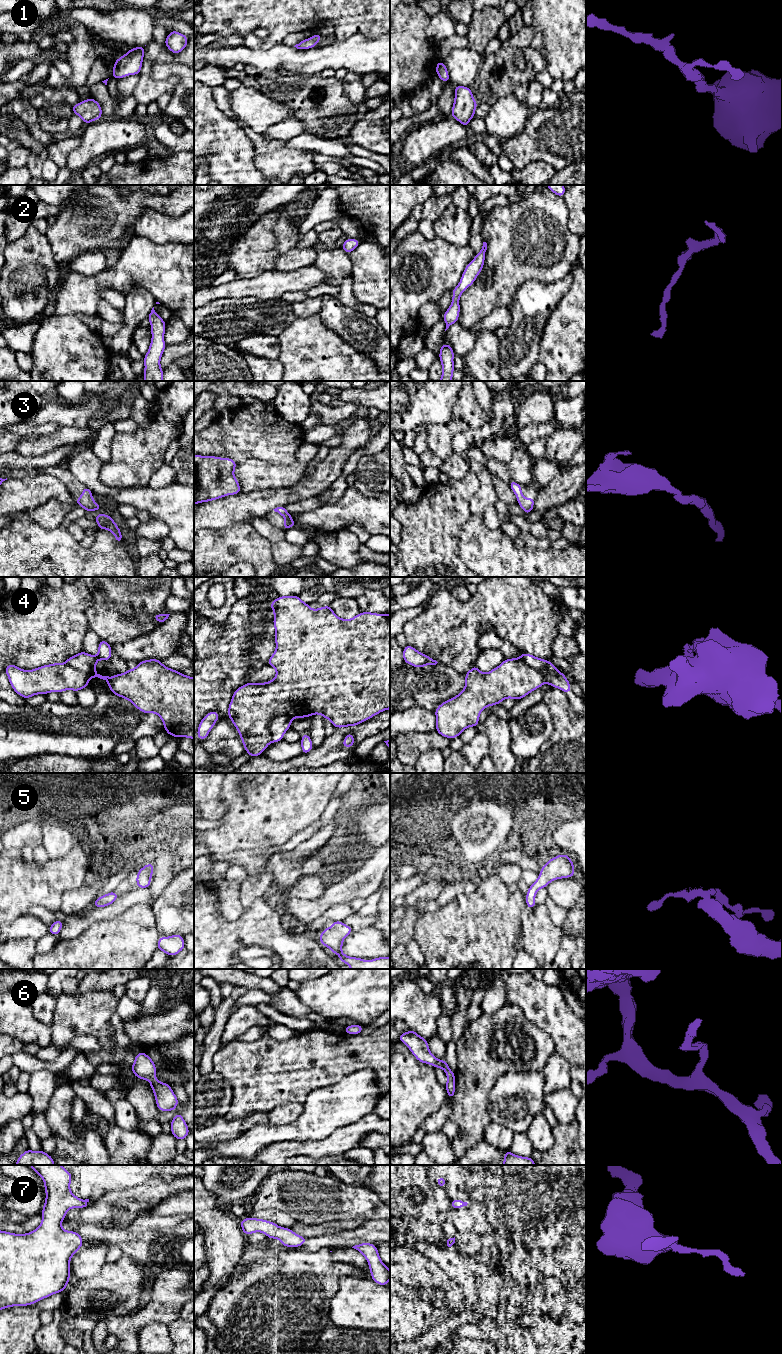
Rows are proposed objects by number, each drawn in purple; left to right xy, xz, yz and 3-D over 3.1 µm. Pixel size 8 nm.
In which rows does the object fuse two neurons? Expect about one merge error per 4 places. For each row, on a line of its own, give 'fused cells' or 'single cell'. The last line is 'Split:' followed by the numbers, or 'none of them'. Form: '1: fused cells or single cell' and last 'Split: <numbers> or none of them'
1: single cell
2: single cell
3: single cell
4: fused cells
5: single cell
6: single cell
7: single cell
Split: 4

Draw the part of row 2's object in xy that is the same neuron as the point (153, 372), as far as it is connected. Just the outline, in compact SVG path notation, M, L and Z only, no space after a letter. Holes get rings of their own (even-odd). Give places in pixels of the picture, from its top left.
M154 307L147 319L151 324L152 339L149 350L144 356L144 381L163 381L163 369L160 359L165 350L164 341L166 322L155 312Z

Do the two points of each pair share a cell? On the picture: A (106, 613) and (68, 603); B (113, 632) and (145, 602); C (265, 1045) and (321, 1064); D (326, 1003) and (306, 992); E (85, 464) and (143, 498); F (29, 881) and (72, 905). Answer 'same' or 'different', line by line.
A: different
B: same
C: same
D: same
E: same
F: different

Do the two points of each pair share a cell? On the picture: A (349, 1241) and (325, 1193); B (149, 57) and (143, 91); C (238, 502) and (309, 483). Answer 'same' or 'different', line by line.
A: different
B: same
C: same

